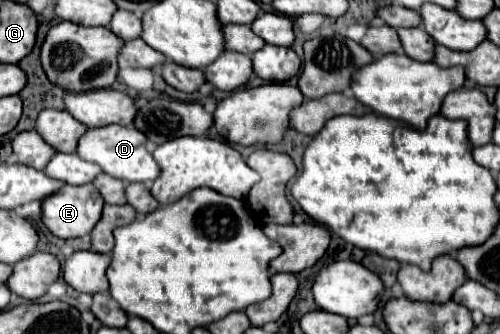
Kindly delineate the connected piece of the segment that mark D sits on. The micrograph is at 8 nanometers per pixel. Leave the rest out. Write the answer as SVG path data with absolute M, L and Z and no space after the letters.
M105 125L105 127L95 127L95 129L87 129L81 137L79 137L79 143L77 143L77 155L85 161L91 161L91 163L97 163L103 173L115 177L115 179L121 179L125 183L133 183L133 181L139 181L139 183L145 183L145 185L151 185L157 175L159 175L159 167L157 163L153 161L151 153L147 151L147 137L137 131L135 127L125 127L125 125Z

